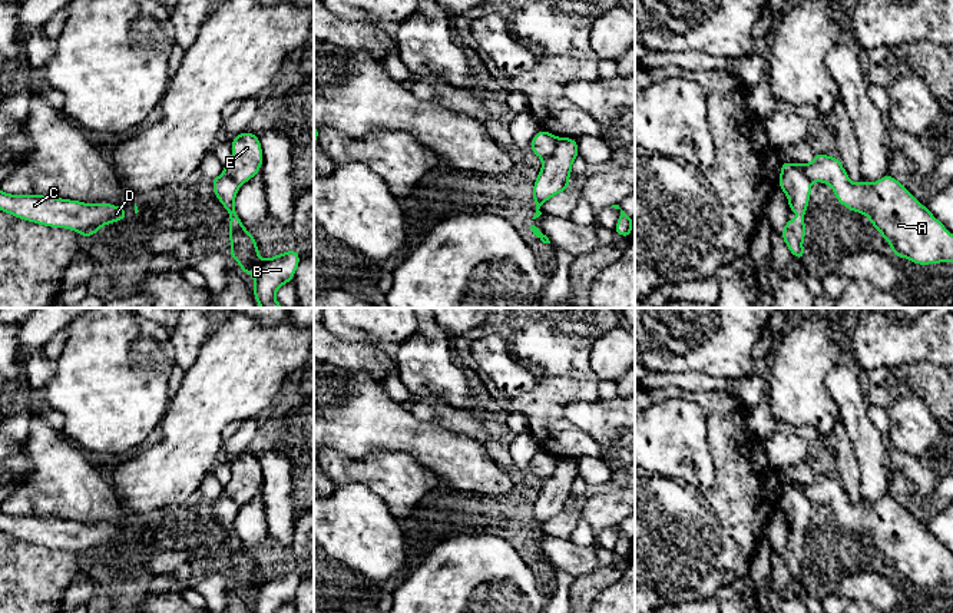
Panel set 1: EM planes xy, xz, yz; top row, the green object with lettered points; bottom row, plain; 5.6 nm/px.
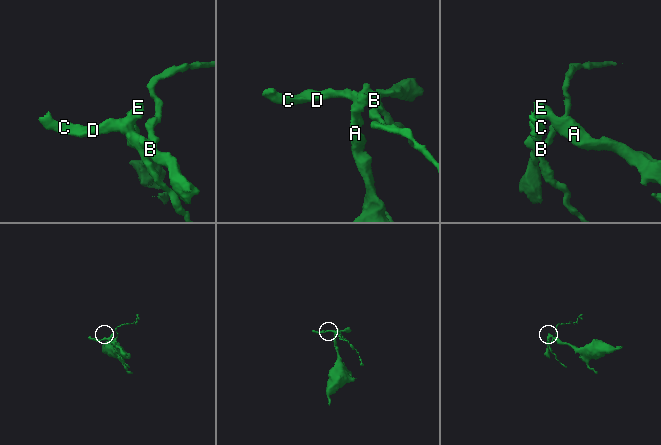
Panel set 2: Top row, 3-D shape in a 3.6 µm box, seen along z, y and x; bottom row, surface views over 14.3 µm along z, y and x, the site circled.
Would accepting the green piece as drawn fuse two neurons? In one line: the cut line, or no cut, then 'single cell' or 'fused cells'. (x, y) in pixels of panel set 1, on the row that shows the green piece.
cut xz (559, 138), (555, 151), (543, 161); fused cells

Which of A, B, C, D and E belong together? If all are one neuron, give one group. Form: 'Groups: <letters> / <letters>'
Groups: A E / B C D

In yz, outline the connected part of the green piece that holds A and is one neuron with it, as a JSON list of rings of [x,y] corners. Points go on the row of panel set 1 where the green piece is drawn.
[[[817,153],[811,163],[797,165],[811,182],[823,182],[831,186],[837,201],[847,209],[863,213],[870,223],[889,241],[891,252],[897,258],[907,258],[917,265],[953,262],[953,235],[933,216],[904,186],[891,175],[877,182],[860,180],[853,183],[838,158]]]

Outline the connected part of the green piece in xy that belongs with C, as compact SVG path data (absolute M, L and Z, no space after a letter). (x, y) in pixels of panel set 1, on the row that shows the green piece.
M3 190L0 211L33 223L70 229L85 238L128 216L125 208L106 202L83 203L44 195L10 195Z

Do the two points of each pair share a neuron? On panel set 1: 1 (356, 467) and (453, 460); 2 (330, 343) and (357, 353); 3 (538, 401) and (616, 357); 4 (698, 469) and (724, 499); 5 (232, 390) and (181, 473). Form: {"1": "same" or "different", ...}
{"1": "different", "2": "same", "3": "different", "4": "different", "5": "same"}

